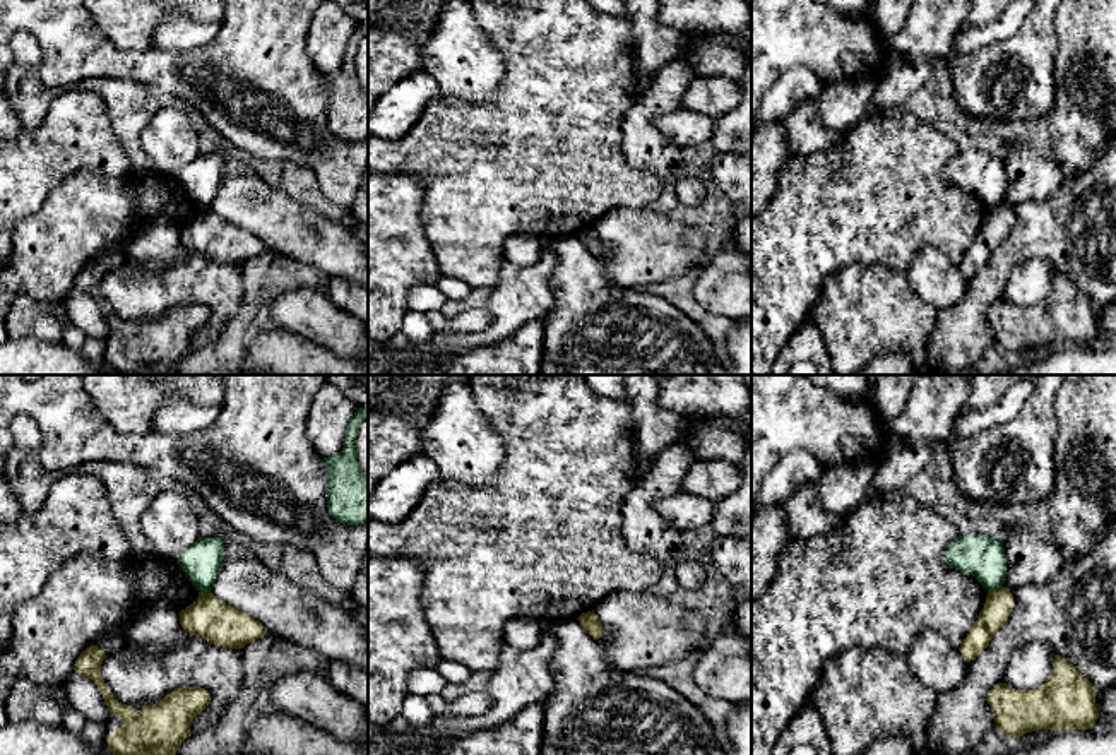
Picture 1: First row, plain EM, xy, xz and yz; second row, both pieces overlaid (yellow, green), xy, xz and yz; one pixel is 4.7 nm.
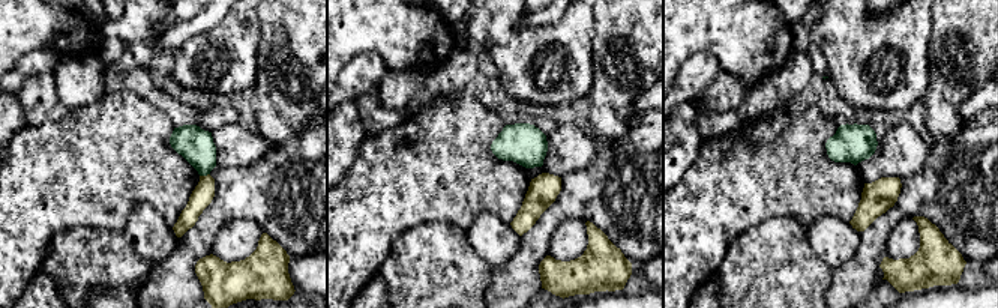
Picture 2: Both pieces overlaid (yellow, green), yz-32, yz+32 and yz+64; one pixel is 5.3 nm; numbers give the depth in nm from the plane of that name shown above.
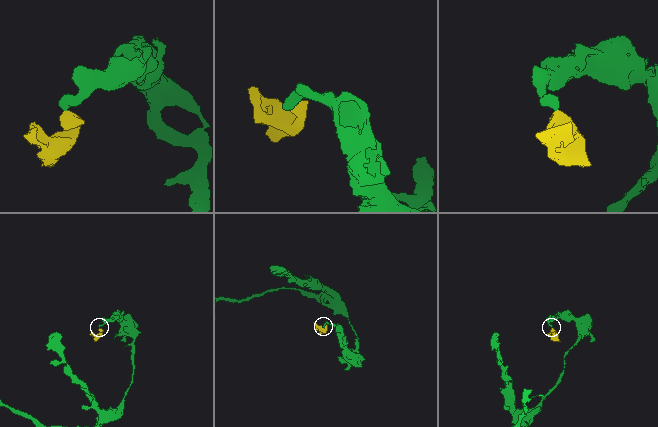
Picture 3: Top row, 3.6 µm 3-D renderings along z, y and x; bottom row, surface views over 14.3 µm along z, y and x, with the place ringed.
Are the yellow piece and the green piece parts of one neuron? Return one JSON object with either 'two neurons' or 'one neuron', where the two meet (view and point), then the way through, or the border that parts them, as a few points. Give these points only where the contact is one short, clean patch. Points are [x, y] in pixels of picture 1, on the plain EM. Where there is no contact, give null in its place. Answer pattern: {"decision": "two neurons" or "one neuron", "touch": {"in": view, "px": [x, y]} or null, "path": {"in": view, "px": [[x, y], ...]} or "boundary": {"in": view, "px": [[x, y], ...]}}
{"decision": "two neurons", "touch": {"in": "yz", "px": [997, 206]}, "boundary": {"in": "yz", "px": [[1002, 202], [988, 209]]}}

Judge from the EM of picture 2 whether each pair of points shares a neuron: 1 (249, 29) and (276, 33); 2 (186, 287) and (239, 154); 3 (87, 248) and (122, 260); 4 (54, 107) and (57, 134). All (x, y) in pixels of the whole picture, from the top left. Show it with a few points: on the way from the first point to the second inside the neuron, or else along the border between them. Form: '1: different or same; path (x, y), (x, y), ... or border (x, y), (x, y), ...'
1: different; border (257, 15), (260, 24), (258, 65)
2: different; border (264, 152), (248, 166), (216, 166)
3: same; path (96, 257), (113, 260)
4: different; border (69, 111), (59, 120), (36, 125), (26, 123)

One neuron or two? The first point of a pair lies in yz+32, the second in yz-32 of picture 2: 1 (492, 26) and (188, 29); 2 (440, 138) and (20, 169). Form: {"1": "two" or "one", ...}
{"1": "two", "2": "one"}

